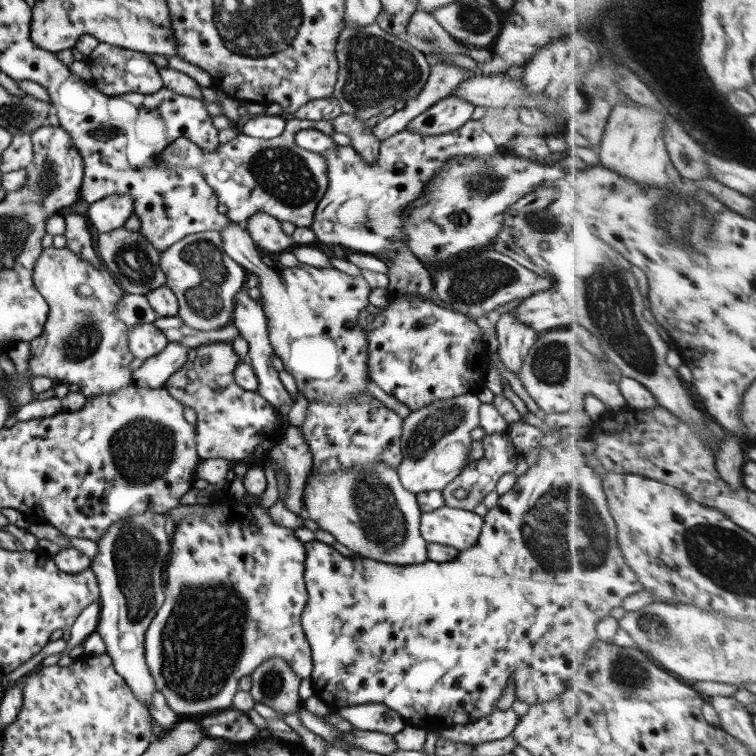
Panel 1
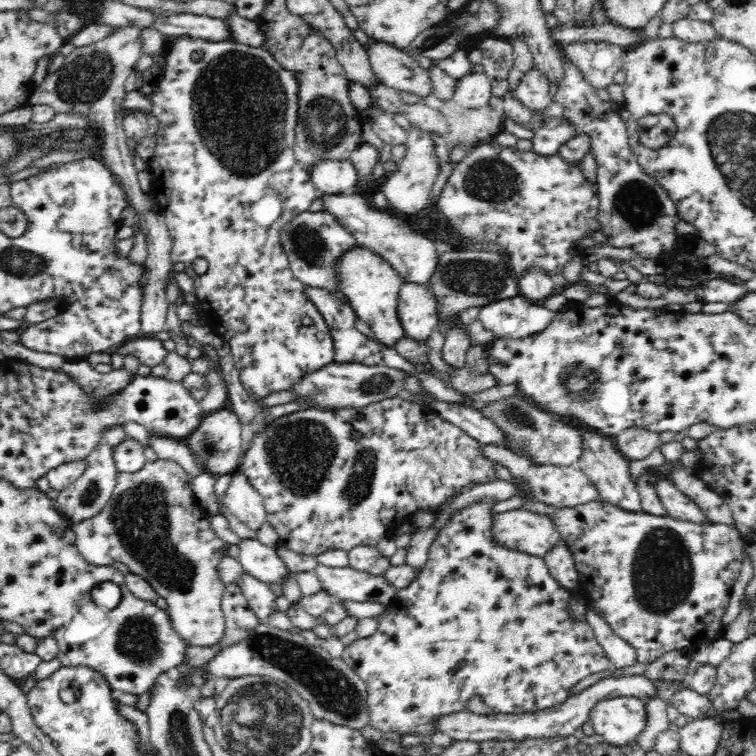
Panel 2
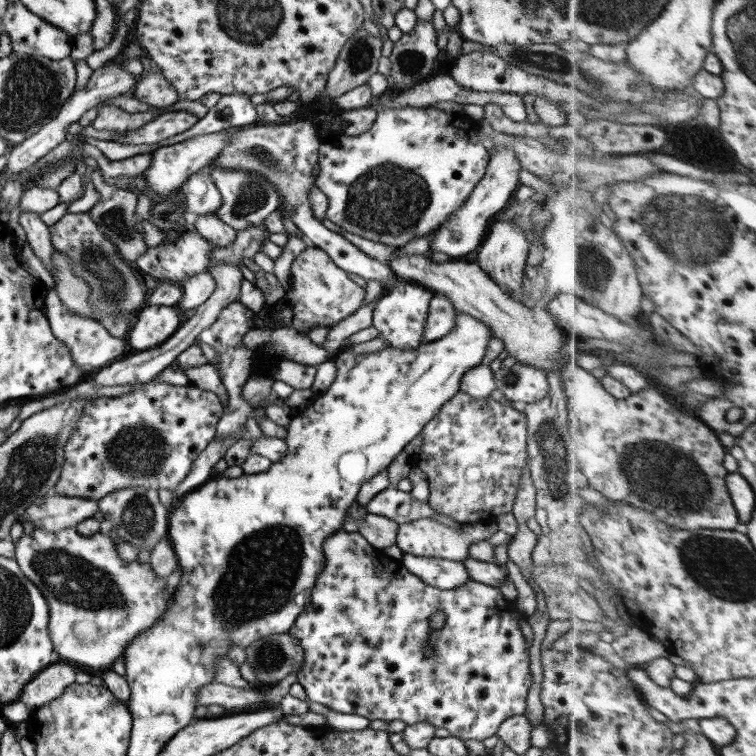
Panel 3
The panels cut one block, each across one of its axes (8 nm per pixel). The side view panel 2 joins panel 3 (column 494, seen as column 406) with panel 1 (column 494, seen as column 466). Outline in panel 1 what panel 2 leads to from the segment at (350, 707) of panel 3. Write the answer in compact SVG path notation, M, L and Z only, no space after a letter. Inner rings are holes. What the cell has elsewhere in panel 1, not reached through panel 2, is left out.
M569 432L565 437L551 440L540 447L535 464L528 466L521 476L516 477L511 490L498 496L495 508L491 508L483 516L482 528L475 545L459 551L455 560L398 566L364 557L357 560L345 558L330 545L315 539L303 543L303 576L307 600L300 612L300 626L310 648L312 669L309 678L313 687L312 694L327 706L329 712L335 713L339 708L368 702L381 703L397 712L407 726L439 732L455 725L468 725L487 716L494 710L495 702L505 690L509 678L513 678L514 698L531 705L559 696L567 675L582 671L590 649L595 646L593 642L585 640L599 639L595 624L621 607L628 596L645 589L645 585L637 572L627 564L621 552L616 520L612 516L604 490L604 478L597 472L596 460L585 442L583 432Z

